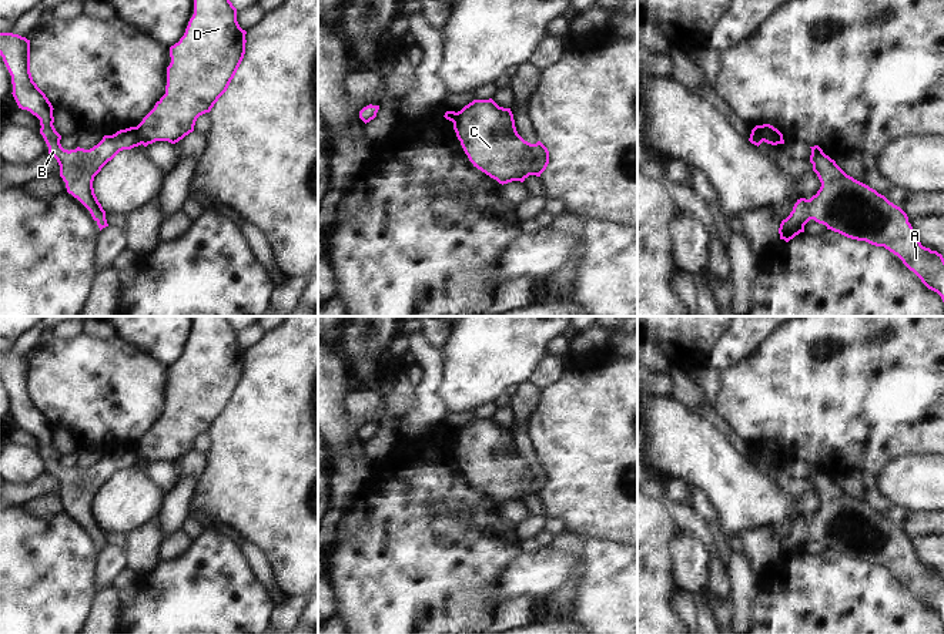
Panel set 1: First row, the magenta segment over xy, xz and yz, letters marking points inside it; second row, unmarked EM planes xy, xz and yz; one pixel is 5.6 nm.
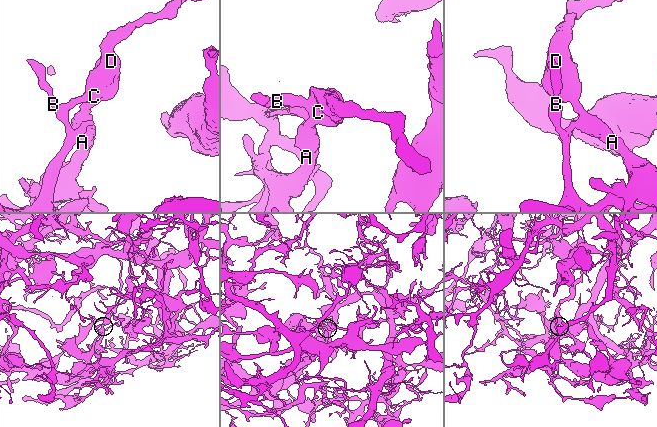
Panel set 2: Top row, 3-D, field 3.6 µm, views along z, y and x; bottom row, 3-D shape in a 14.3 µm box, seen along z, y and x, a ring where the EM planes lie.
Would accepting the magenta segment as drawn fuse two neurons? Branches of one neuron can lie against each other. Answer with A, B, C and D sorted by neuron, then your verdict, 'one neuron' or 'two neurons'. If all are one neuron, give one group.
A C D / B | two neurons

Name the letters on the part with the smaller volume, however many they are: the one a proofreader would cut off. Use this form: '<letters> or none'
A, C, D

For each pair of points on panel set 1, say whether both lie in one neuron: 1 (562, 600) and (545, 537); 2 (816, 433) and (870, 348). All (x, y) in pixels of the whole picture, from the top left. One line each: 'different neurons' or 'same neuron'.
1: different neurons
2: same neuron

